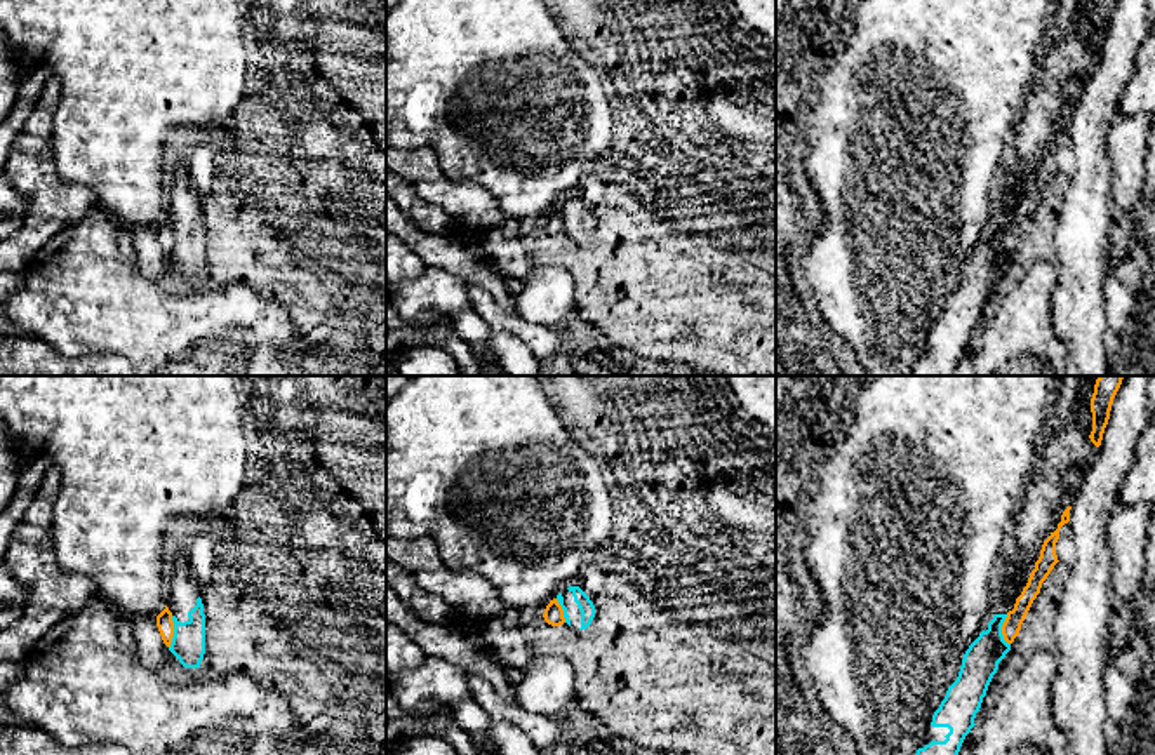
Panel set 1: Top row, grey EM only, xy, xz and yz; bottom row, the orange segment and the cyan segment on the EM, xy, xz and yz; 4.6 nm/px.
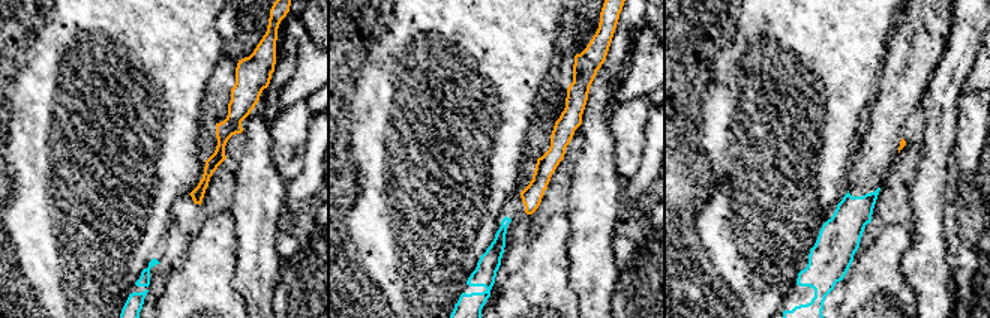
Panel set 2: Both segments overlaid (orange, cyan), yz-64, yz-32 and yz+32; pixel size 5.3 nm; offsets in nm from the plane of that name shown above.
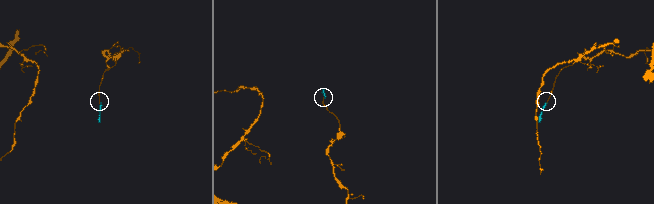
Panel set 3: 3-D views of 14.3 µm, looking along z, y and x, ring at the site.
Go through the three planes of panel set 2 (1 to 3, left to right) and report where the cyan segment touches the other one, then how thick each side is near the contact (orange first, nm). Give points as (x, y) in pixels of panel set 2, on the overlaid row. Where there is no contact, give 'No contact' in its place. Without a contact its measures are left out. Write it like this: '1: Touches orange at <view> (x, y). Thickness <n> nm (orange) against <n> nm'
1: No contact
2: No contact
3: No contact

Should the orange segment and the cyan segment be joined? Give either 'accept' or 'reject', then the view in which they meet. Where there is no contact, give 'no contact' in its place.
reject; contact in xy

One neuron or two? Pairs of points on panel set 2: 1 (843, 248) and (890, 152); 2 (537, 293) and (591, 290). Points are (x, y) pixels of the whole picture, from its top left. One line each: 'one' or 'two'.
1: one
2: two

